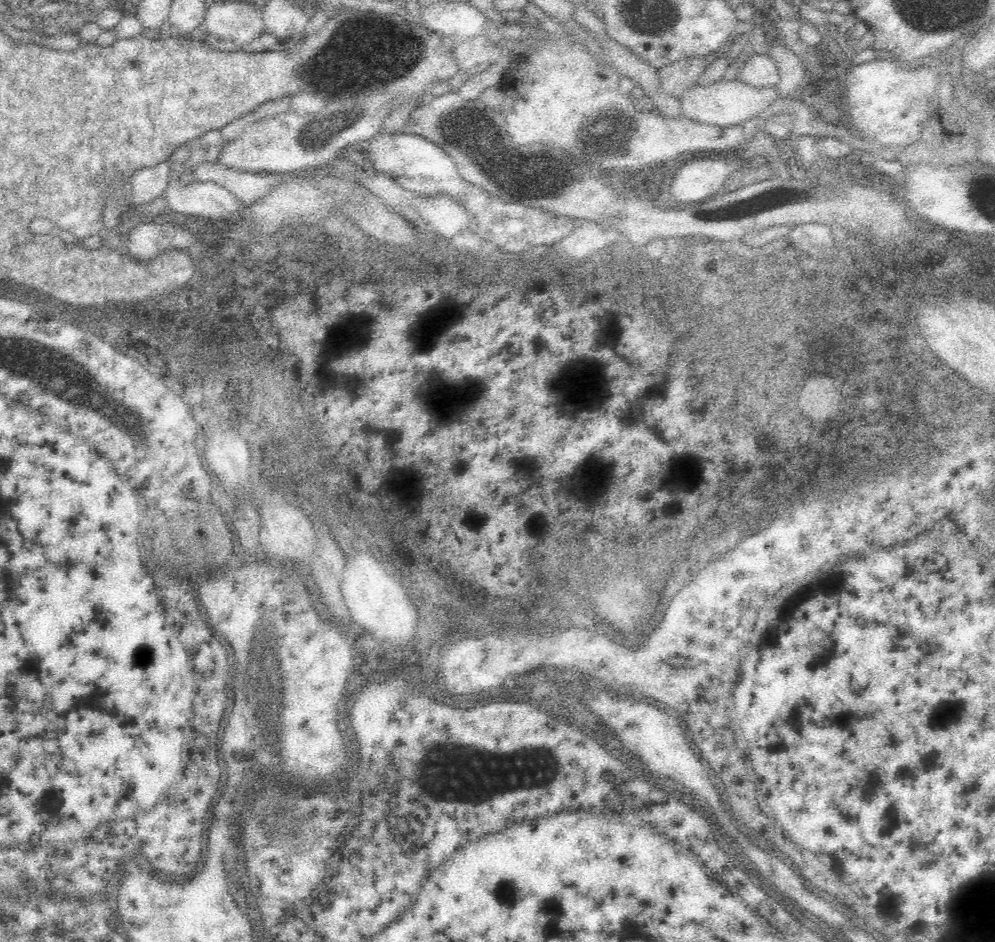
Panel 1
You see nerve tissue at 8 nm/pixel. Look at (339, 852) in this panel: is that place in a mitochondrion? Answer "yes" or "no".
no

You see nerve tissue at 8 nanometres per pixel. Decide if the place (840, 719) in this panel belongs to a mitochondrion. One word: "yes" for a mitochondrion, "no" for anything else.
yes

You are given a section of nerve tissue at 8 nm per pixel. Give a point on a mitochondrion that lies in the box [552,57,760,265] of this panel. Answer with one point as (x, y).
(604, 133)

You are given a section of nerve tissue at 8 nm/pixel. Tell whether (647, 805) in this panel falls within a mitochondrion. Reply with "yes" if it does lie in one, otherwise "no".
no

